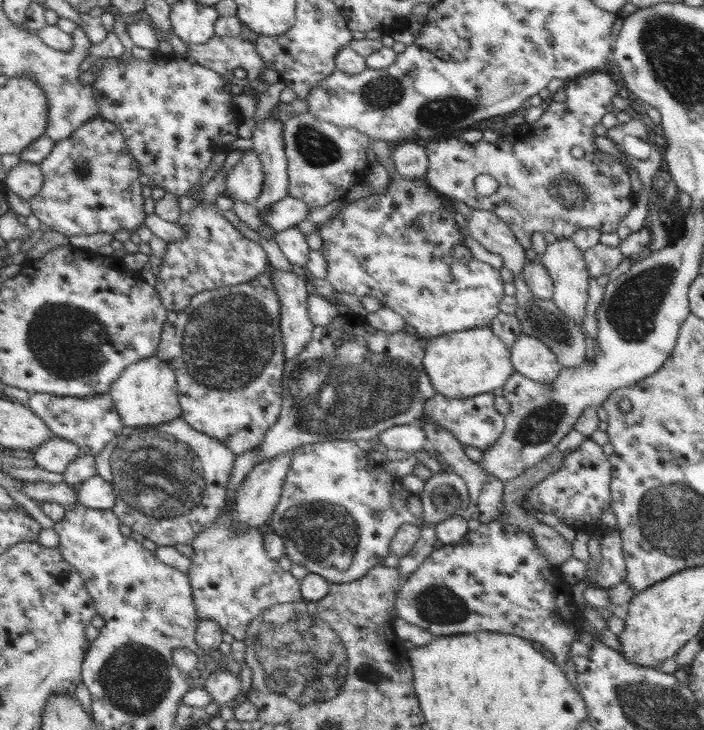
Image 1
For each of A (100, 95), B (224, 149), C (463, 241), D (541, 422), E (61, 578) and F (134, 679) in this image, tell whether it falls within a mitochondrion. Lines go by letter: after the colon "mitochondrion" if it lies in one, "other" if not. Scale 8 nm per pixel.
A: other
B: other
C: other
D: mitochondrion
E: other
F: mitochondrion

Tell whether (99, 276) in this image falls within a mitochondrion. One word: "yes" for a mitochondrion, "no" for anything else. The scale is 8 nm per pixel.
no

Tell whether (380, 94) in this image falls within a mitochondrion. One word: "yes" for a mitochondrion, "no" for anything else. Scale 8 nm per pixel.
yes

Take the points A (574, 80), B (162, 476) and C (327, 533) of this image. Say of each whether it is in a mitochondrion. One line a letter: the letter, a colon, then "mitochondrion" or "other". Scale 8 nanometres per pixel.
A: other
B: mitochondrion
C: mitochondrion

